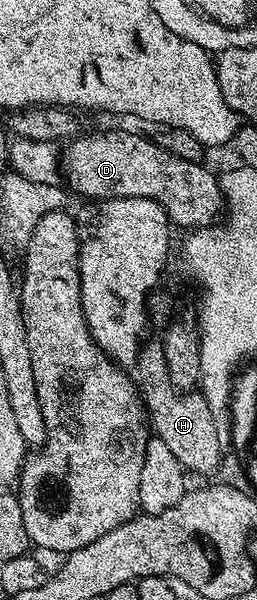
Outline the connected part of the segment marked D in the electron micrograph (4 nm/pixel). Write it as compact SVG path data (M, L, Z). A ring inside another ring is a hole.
M95 132L92 136L80 135L66 145L61 156L61 172L66 187L88 201L112 200L113 198L149 198L166 210L176 229L194 230L210 228L220 219L225 208L223 191L219 188L219 176L206 168L206 163L186 161L165 150L154 139L146 140L135 132Z

